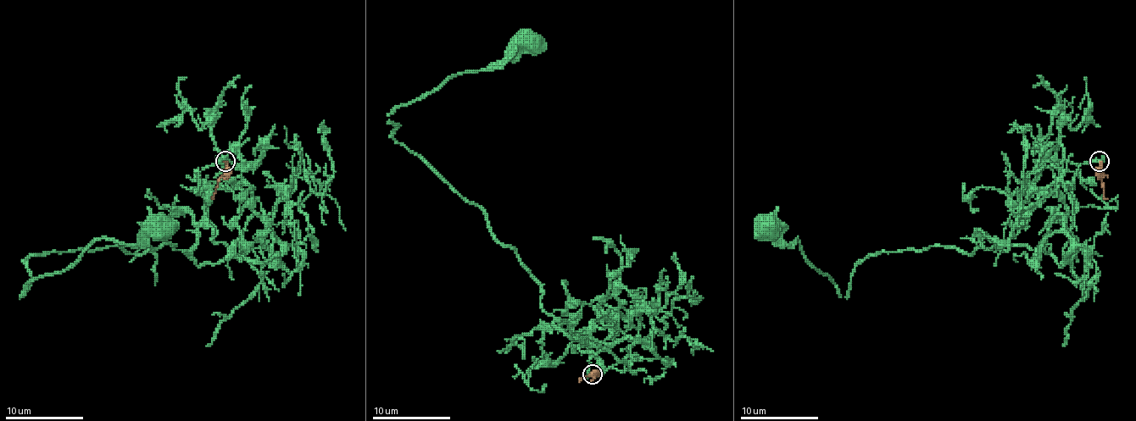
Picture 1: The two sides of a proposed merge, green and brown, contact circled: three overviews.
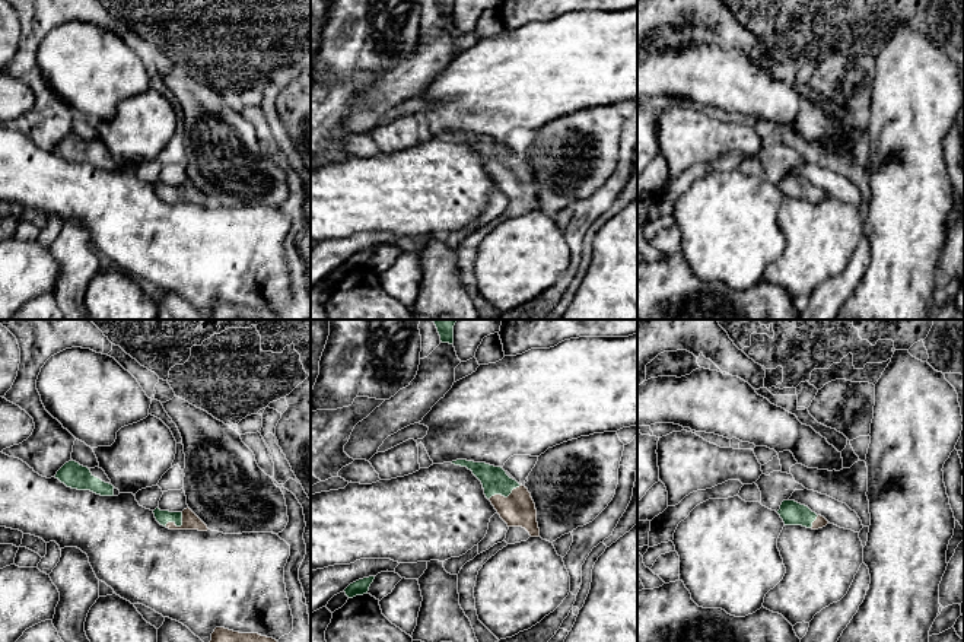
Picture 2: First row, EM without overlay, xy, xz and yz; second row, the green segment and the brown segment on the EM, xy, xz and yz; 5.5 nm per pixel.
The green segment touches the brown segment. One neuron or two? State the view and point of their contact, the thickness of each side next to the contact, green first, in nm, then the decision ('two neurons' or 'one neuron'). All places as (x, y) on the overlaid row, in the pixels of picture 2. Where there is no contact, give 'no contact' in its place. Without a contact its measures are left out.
contact xz (505, 496); calibres 150 and 190 nm; one neuron

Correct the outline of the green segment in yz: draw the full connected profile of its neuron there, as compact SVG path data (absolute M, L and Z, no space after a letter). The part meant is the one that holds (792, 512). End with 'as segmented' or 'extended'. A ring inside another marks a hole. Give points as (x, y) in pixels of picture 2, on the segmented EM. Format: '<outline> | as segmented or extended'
M783 500L777 511L785 525L802 525L806 528L818 530L828 524L828 521L812 512L808 506L795 500Z | extended

